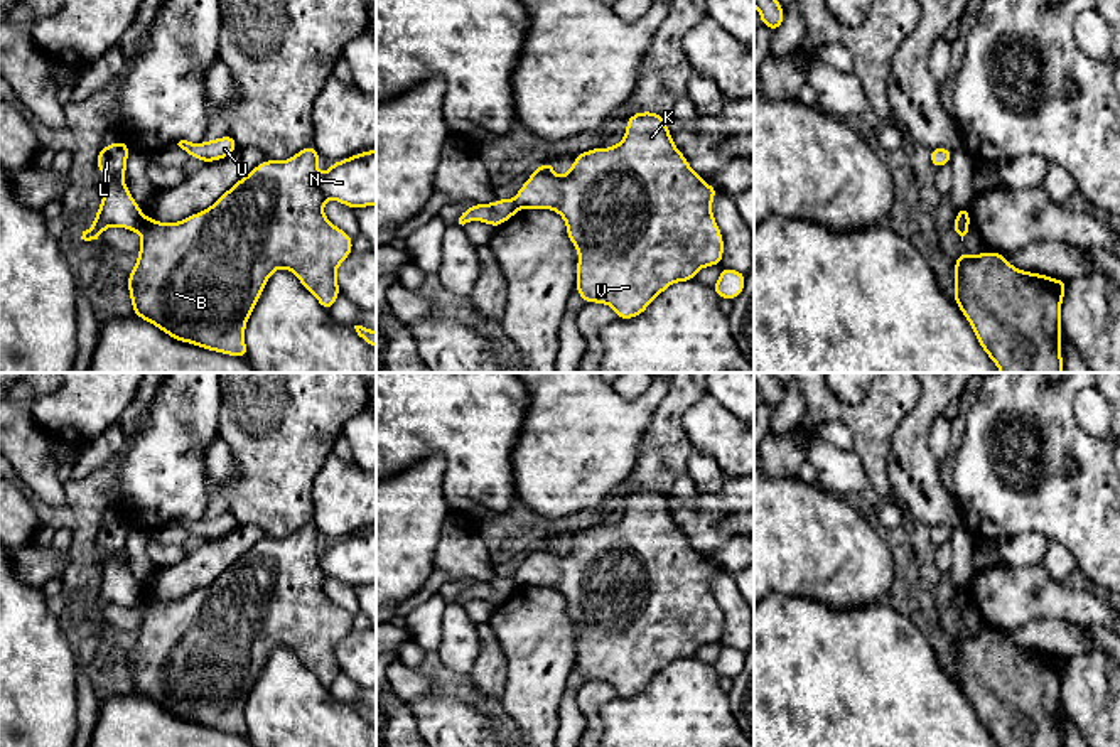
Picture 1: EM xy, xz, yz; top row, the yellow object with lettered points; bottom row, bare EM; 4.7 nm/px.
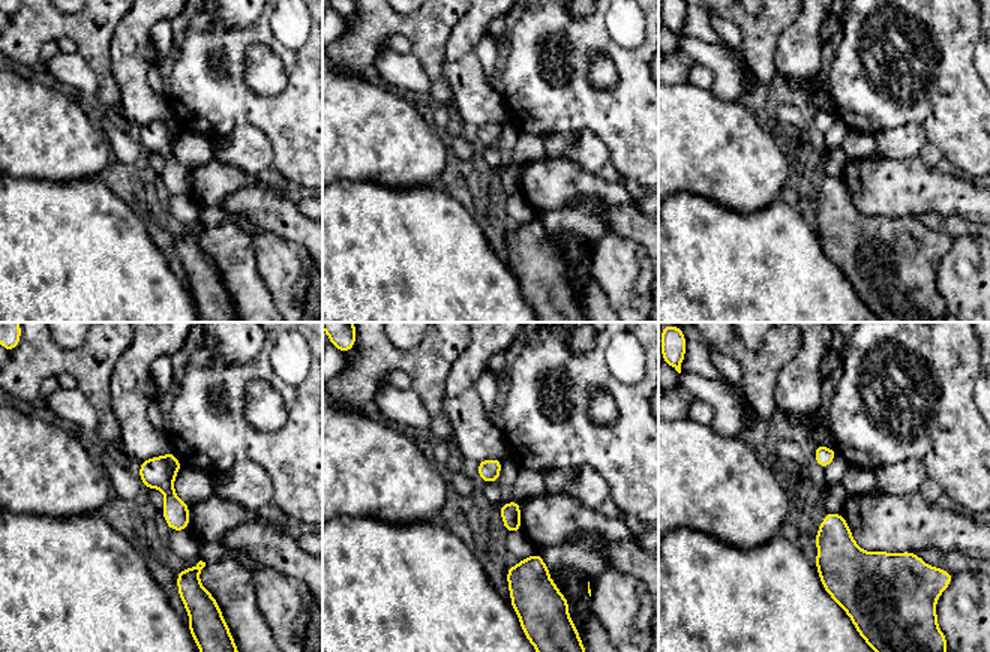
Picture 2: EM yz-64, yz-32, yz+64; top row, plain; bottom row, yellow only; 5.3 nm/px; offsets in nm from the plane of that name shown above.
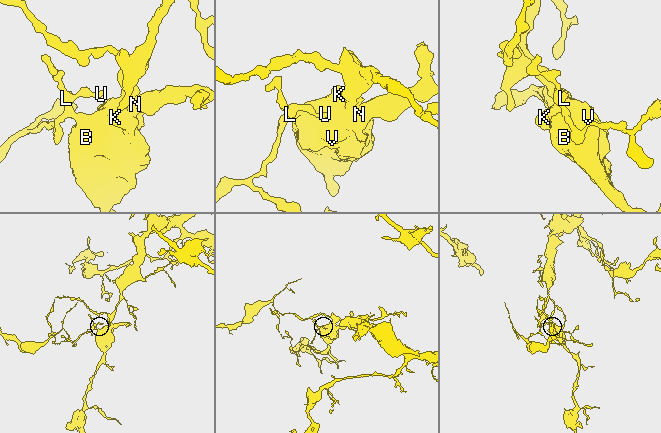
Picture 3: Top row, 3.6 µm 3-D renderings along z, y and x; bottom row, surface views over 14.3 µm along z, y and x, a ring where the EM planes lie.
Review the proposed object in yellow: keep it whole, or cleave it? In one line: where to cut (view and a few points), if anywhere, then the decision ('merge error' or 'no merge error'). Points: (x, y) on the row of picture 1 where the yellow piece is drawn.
cut in xy along (142, 216), (134, 230); merge error

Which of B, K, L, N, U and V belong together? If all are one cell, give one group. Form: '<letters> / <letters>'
B K N V / L U

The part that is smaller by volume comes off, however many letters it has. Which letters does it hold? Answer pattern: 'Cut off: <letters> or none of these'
Cut off: L, U

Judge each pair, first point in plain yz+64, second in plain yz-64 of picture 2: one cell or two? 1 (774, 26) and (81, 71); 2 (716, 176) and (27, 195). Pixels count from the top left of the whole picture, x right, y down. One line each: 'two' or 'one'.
1: two
2: two

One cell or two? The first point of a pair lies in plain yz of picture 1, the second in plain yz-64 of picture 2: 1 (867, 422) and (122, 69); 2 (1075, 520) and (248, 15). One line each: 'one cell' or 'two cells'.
1: two cells
2: two cells

